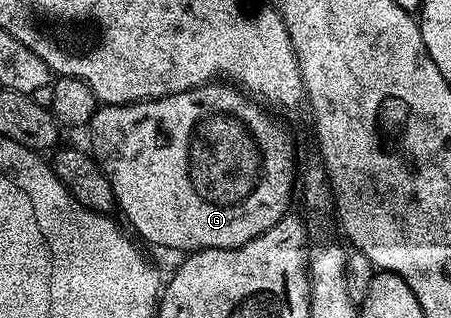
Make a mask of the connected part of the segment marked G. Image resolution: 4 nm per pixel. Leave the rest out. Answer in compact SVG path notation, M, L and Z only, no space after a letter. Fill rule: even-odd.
M208 83L206 85L198 85L196 89L189 91L181 91L174 93L168 97L157 97L149 101L134 101L132 105L103 105L96 108L95 114L91 117L89 131L91 131L91 145L89 144L90 152L95 158L95 162L103 169L104 175L109 179L109 183L113 187L113 195L118 212L123 212L127 216L127 221L148 241L151 245L164 245L167 249L183 249L182 251L198 251L200 249L236 249L245 243L249 243L253 239L257 239L257 235L261 235L265 231L269 231L269 227L273 227L282 217L288 216L291 205L291 192L294 191L295 185L297 189L297 173L295 177L295 141L291 138L291 133L279 121L274 121L270 117L272 114L258 100L252 99L242 89L230 83Z

